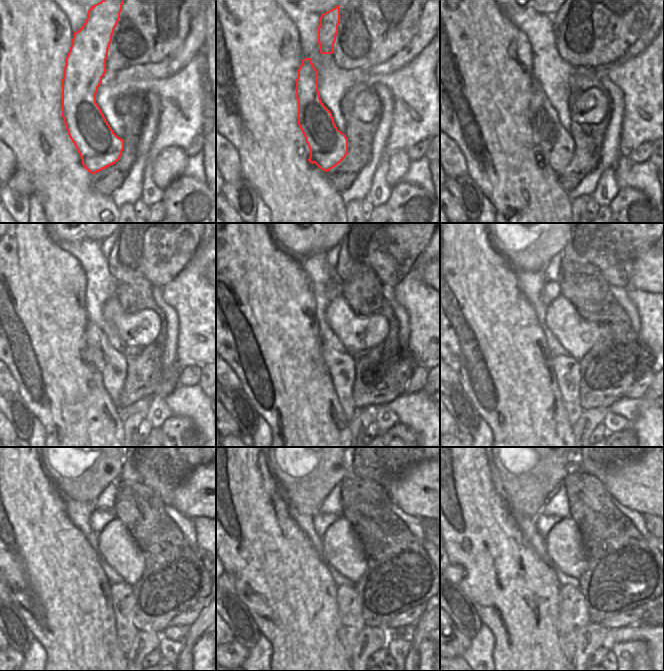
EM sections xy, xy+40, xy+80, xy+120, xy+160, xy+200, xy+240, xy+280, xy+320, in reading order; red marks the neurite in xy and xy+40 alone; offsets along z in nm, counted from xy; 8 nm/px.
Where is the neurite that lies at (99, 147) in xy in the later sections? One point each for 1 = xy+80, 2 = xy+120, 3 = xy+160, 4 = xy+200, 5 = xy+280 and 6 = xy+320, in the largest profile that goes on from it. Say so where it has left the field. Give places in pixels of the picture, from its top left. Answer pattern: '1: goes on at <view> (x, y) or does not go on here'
1: goes on at xy+80 (548, 133)
2: goes on at xy+120 (98, 352)
3: goes on at xy+160 (341, 367)
4: goes on at xy+200 (566, 368)
5: goes on at xy+280 (349, 609)
6: goes on at xy+320 (573, 608)

